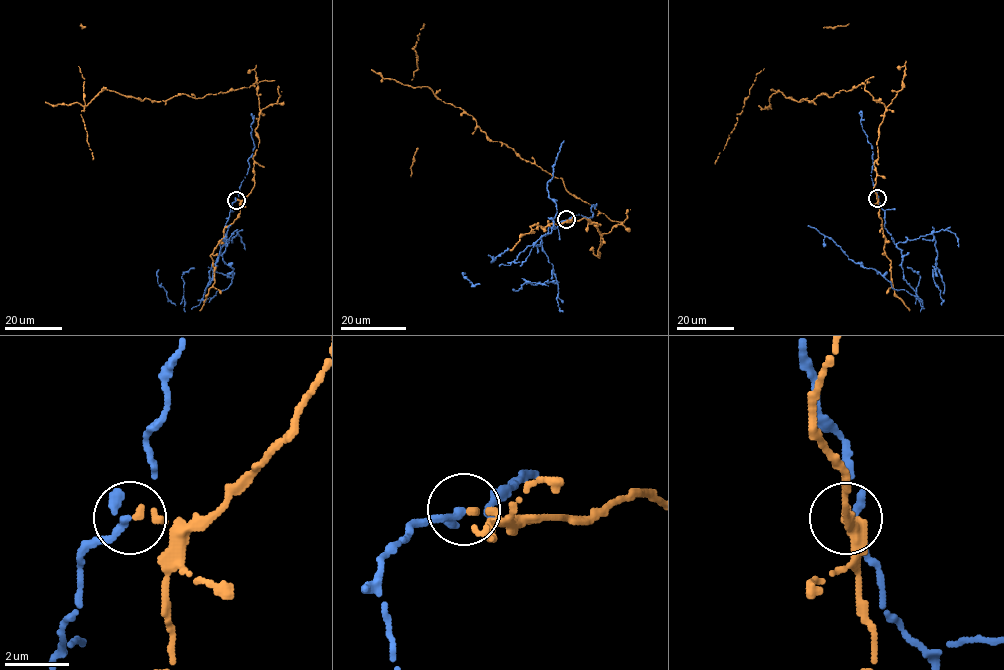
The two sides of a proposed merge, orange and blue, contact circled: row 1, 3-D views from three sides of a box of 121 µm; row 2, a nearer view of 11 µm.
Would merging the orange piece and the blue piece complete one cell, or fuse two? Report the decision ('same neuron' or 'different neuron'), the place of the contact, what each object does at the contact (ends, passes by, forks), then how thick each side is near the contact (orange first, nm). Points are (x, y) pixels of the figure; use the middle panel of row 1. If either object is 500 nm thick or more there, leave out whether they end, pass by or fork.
different neuron; at (566, 219); orange ends there; blue passes by; 240 nm thick on the orange side, 200 nm on the other

